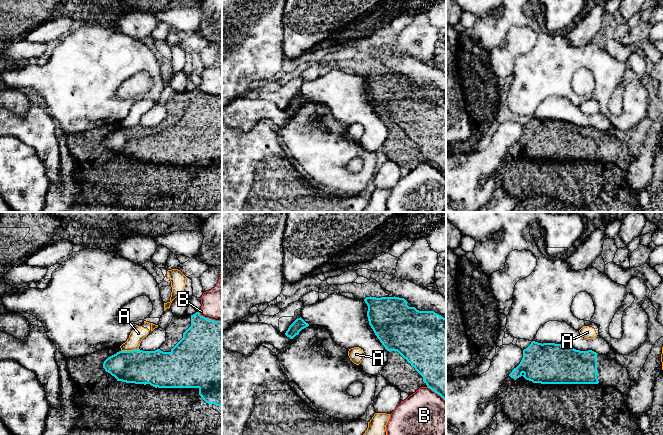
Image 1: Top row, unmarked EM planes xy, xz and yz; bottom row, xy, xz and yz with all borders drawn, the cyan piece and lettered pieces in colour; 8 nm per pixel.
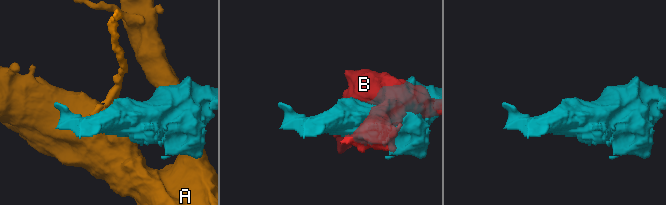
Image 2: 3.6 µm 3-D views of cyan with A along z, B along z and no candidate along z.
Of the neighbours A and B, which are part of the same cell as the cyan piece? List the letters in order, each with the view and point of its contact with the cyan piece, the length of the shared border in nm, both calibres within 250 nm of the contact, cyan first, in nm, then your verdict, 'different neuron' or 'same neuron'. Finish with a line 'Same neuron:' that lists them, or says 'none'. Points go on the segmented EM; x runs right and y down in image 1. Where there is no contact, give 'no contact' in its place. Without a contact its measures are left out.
A: xy (129, 351) | 140 nm | 280/110 nm | different neuron
B: xy (210, 319) | 200 nm | 480/280 nm | different neuron
Same neuron: none

